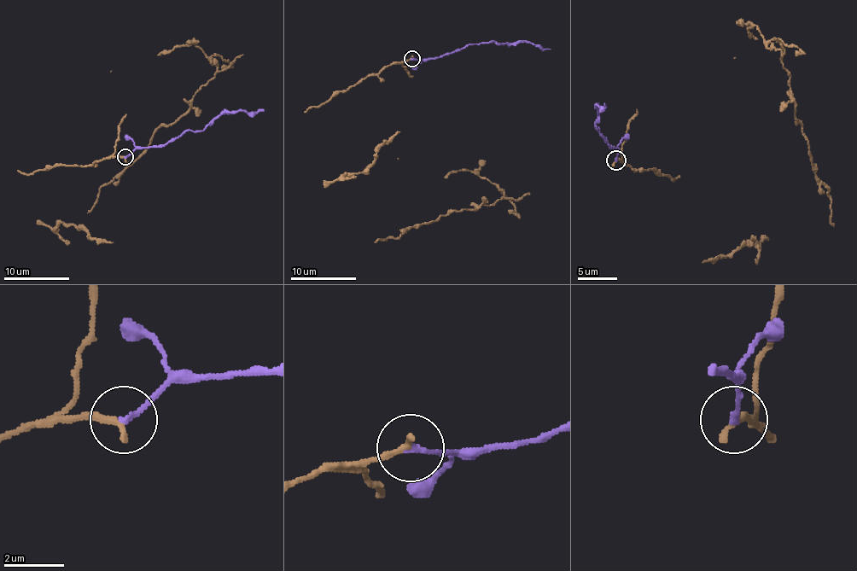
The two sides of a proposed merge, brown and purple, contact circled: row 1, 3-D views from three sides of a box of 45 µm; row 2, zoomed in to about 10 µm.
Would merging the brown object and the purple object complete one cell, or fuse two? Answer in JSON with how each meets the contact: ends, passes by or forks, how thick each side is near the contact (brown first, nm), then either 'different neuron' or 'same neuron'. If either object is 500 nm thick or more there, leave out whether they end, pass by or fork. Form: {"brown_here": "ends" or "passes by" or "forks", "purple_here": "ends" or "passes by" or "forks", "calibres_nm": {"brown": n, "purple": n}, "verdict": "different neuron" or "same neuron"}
{"brown_here": "ends", "purple_here": "ends", "calibres_nm": {"brown": 240, "purple": 200}, "verdict": "different neuron"}

